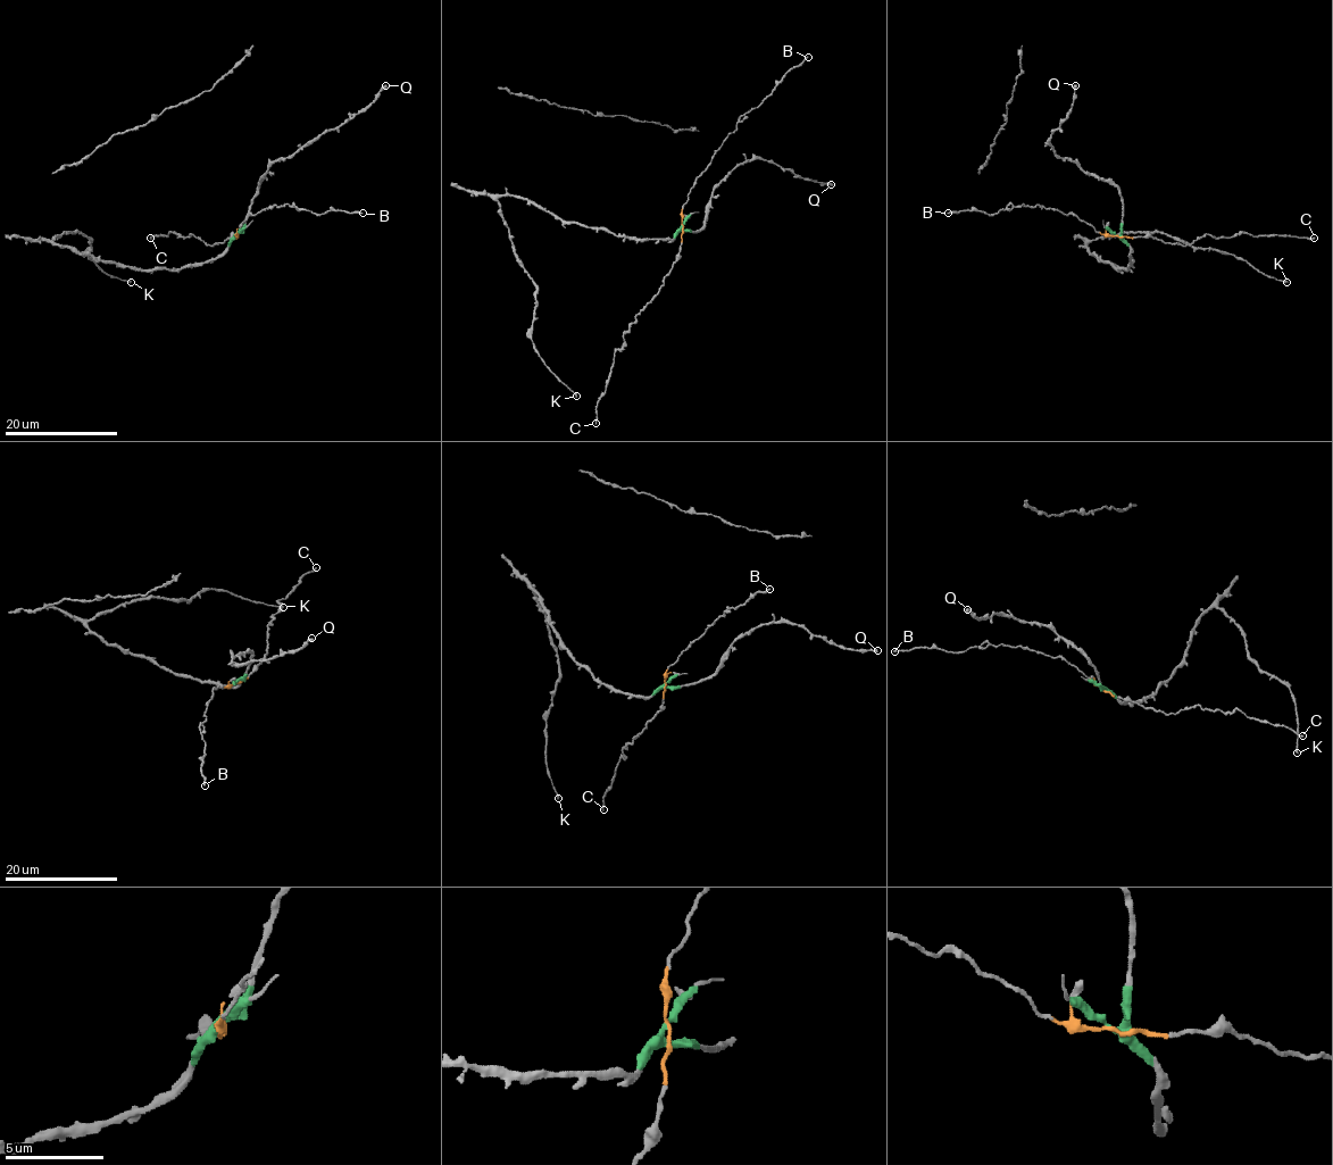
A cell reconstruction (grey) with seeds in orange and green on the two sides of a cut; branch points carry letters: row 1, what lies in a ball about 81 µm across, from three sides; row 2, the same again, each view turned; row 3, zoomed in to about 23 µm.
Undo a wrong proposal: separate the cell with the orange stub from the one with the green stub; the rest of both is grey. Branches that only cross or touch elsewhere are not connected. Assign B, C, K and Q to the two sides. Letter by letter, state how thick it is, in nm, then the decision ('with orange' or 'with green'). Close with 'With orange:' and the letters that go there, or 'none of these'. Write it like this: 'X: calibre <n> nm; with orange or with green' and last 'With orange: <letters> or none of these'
B: calibre 200 nm; with orange
C: calibre 200 nm; with orange
K: calibre 240 nm; with green
Q: calibre 420 nm; with green
With orange: B, C

